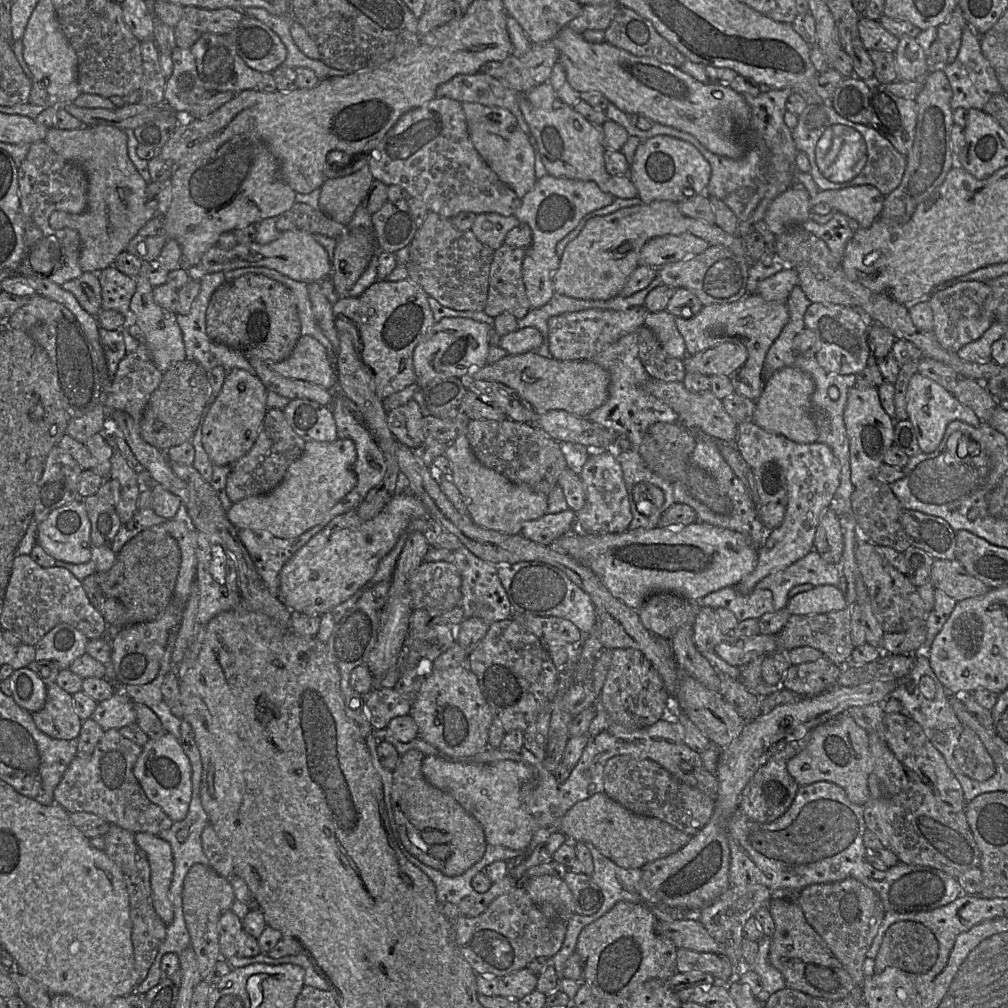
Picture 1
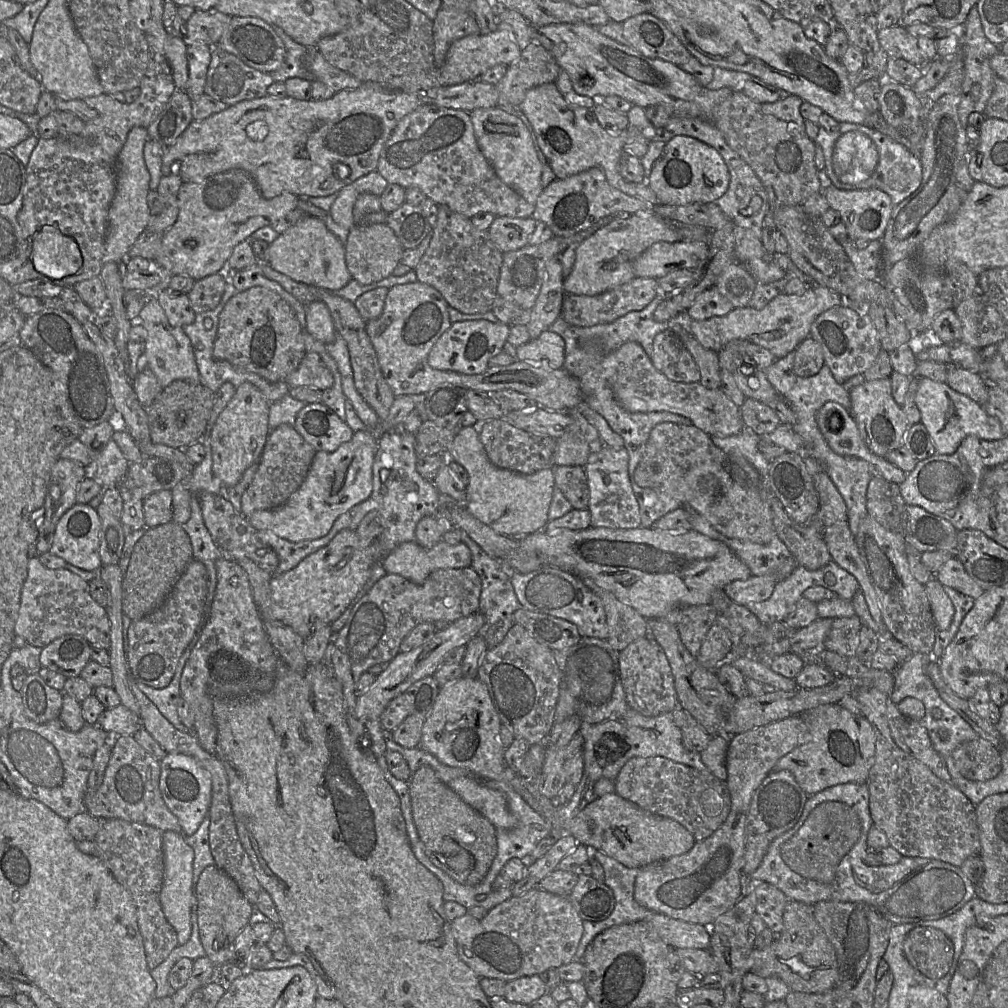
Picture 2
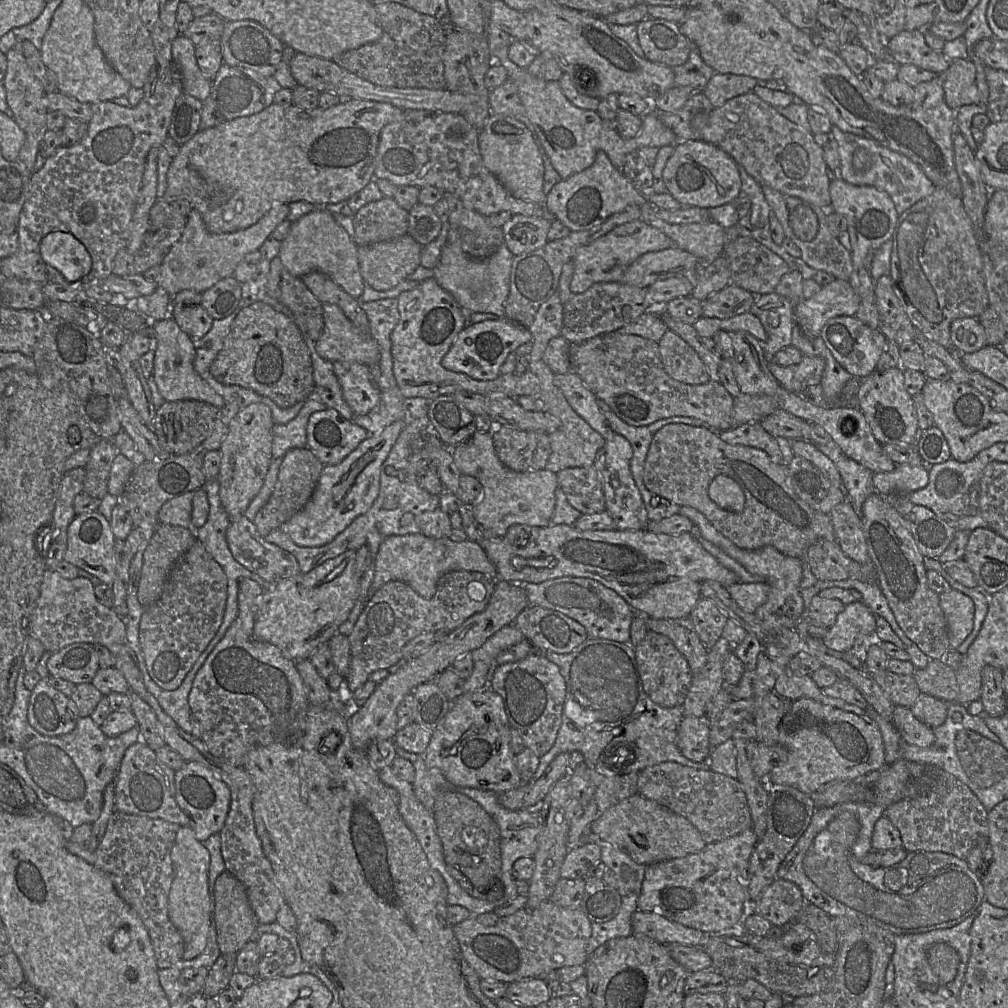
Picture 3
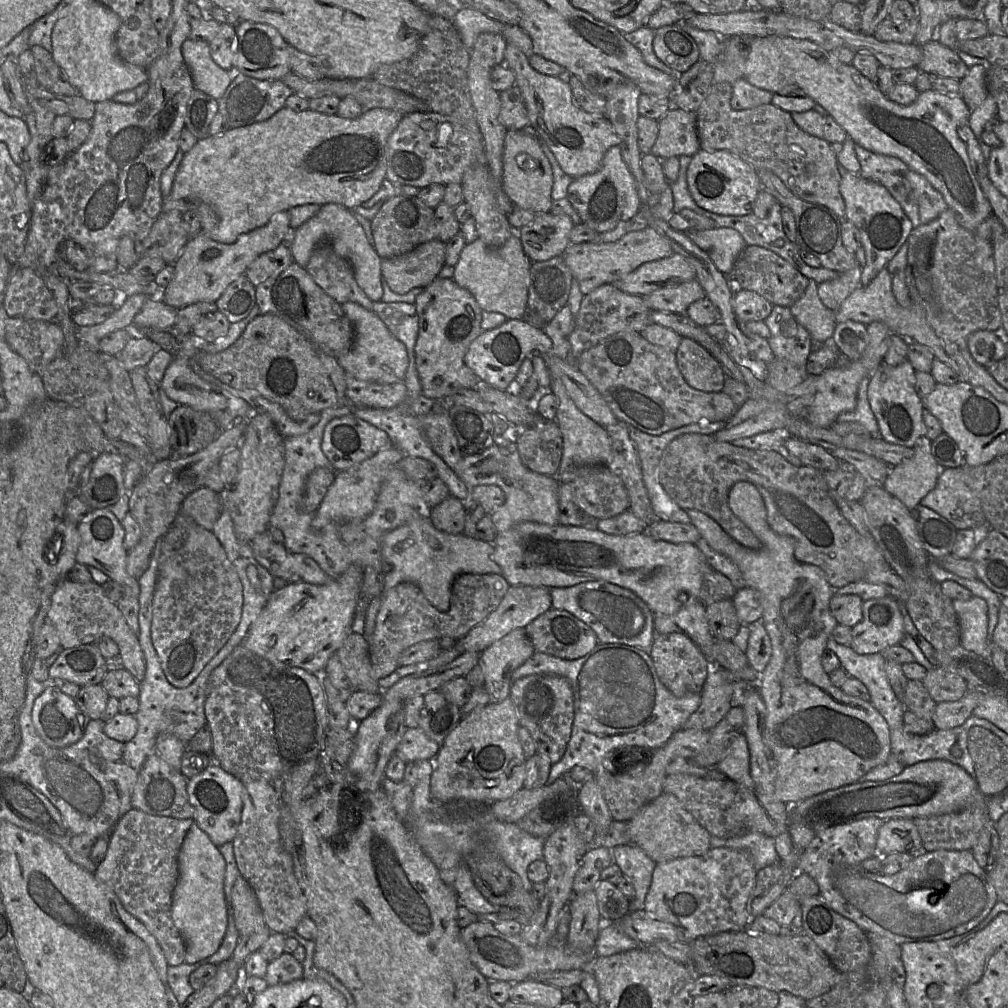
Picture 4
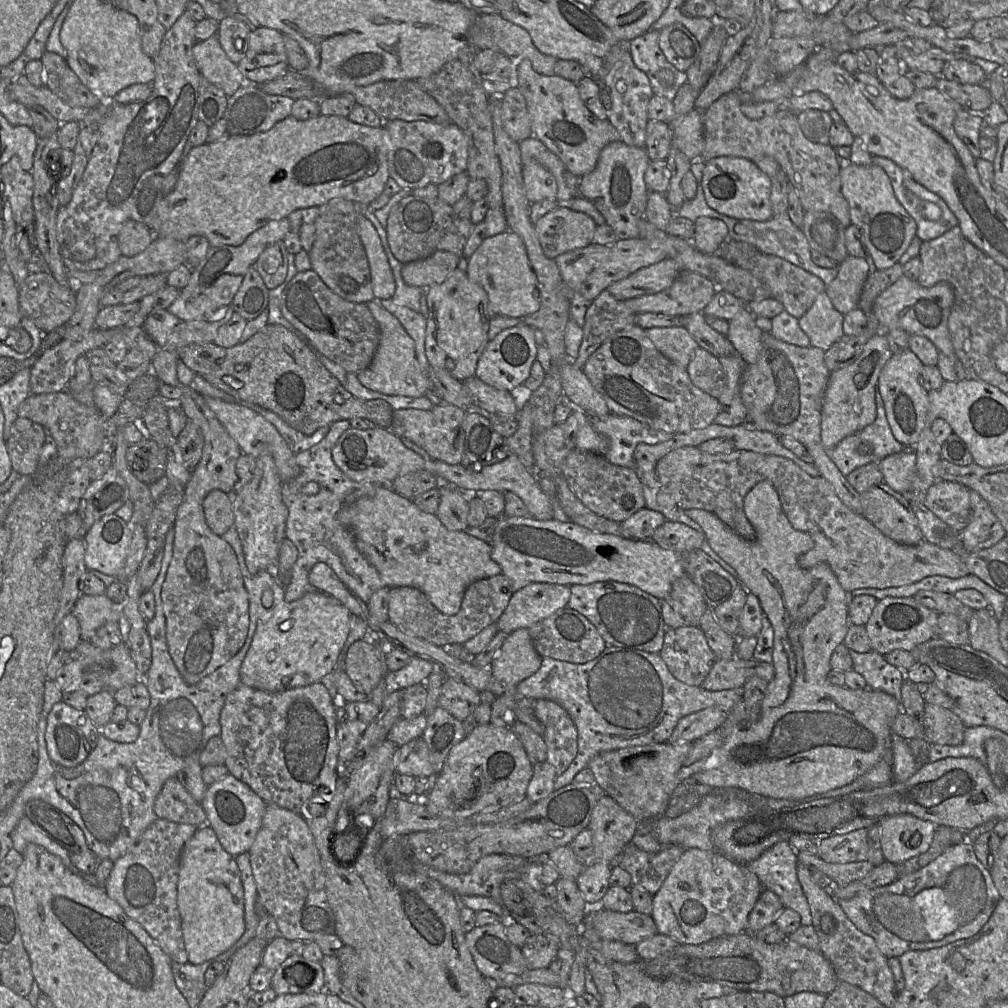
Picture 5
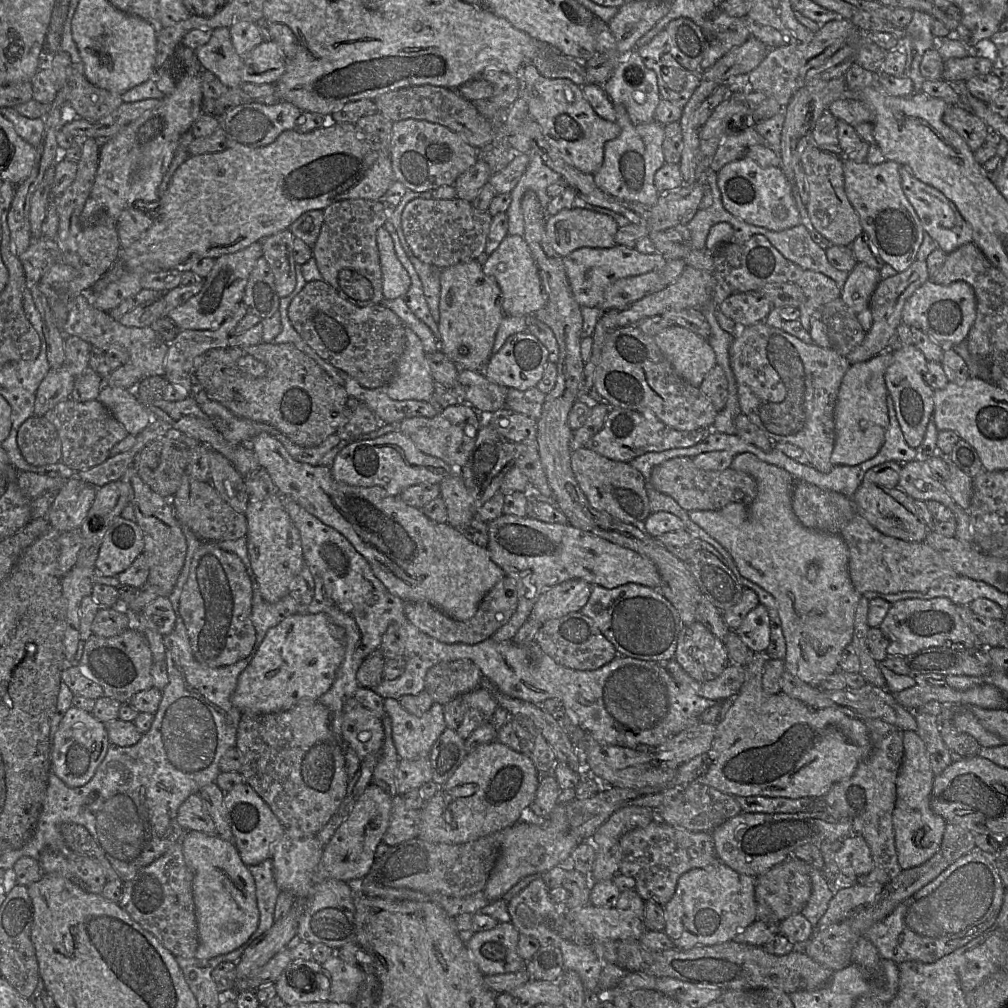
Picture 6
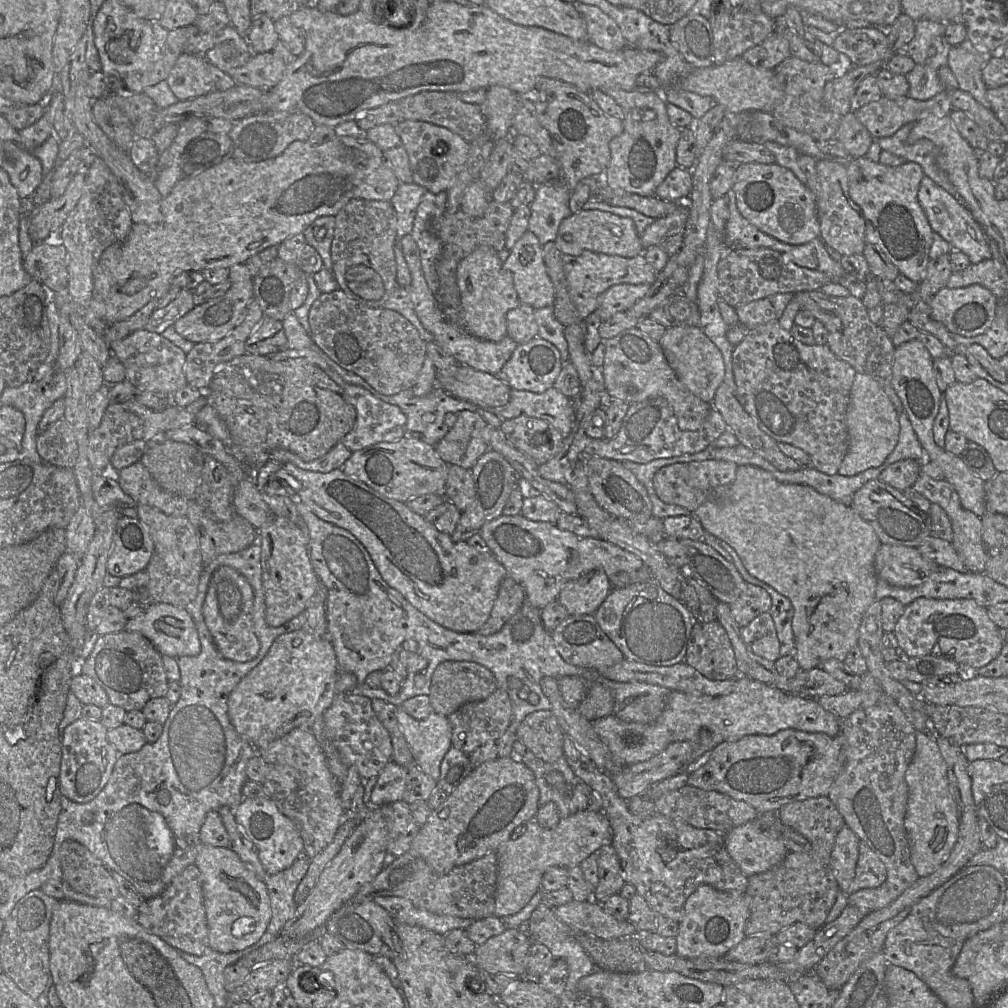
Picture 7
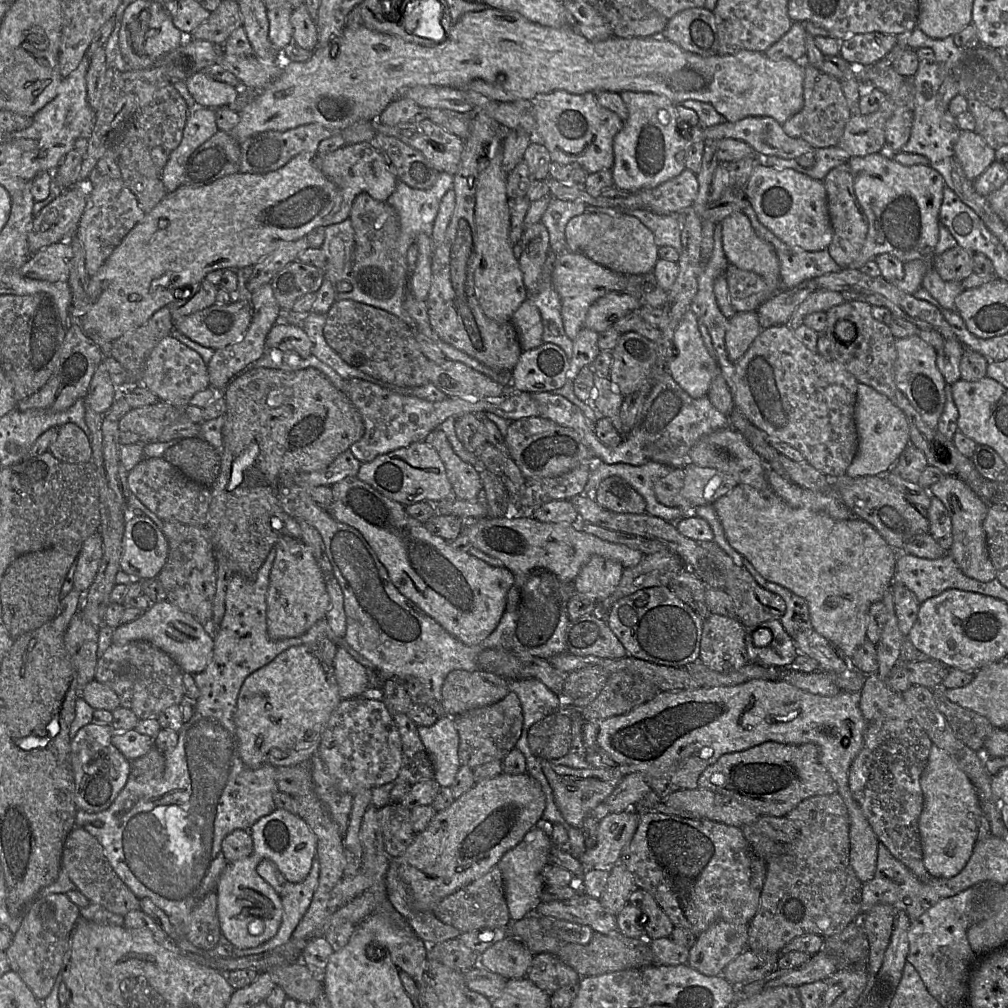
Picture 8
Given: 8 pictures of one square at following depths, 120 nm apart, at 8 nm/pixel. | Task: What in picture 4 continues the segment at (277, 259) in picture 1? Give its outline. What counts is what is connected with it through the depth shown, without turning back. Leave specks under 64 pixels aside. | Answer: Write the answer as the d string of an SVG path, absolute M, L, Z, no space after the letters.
M335 203L321 205L319 211L313 217L296 229L295 239L290 246L293 261L305 267L312 251L323 244L330 245L337 255L351 263L355 279L369 299L382 301L384 293L381 274L382 258L367 238L363 227L354 217L352 210Z

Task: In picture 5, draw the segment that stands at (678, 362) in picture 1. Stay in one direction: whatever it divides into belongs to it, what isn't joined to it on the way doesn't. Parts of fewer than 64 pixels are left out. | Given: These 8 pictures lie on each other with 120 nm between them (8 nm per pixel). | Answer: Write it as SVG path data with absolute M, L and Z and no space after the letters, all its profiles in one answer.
M697 347L686 367L691 382L703 392L719 398L726 385L726 375L719 358Z

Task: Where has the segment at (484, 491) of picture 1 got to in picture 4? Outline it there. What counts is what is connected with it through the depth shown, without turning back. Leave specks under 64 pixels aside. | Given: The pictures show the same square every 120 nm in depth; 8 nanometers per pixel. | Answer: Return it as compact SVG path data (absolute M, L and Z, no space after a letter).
M510 424L502 435L494 435L492 444L481 452L461 457L453 468L454 473L469 488L478 485L497 485L505 494L505 502L490 513L497 532L508 530L512 525L531 521L541 524L558 523L558 479L529 470L521 461L517 452L515 439L518 430Z

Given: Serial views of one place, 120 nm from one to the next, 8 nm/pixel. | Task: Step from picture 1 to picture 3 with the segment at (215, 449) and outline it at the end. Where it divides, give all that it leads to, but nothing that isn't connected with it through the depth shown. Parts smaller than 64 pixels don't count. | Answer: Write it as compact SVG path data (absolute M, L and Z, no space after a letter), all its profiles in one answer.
M252 403L235 415L219 449L221 453L219 496L231 518L244 515L251 501L260 492L272 460L272 429L274 422L270 408L263 403Z

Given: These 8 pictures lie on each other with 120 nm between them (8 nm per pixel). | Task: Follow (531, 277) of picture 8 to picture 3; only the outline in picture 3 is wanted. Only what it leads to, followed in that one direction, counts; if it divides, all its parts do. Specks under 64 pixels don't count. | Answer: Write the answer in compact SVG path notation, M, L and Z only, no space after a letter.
M446 242L440 260L434 270L438 284L455 298L461 308L478 313L491 313L505 318L505 302L510 290L510 274L514 255L503 244L486 259L475 259L466 254L460 242Z

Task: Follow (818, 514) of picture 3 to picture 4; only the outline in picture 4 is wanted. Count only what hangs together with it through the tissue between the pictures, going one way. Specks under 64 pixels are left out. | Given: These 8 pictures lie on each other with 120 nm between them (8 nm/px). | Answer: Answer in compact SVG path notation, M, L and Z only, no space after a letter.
M697 433L683 434L670 442L667 448L664 450L659 464L658 464L658 477L659 482L663 486L665 492L669 495L673 502L684 510L698 510L714 519L723 530L731 536L736 542L749 549L759 549L761 542L757 536L732 512L728 504L728 494L732 486L741 481L749 482L753 484L761 494L766 511L767 511L767 522L771 529L779 535L791 536L795 539L794 556L795 559L801 563L816 565L823 570L826 575L827 581L834 589L841 588L853 582L865 581L866 576L870 571L883 571L884 569L891 569L886 560L884 559L880 549L878 548L875 540L871 535L864 536L857 532L857 530L844 518L841 514L840 509L836 501L830 496L827 482L824 478L824 473L814 467L800 466L796 467L789 463L779 453L775 451L767 450L752 450L745 447L733 446L728 442L719 442L713 435L704 435Z

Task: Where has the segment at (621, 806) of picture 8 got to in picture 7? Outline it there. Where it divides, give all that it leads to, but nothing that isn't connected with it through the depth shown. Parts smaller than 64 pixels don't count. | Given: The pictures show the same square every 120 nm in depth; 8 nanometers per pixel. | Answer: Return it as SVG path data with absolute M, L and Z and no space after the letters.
M677 741L648 760L624 766L611 776L619 796L627 801L643 794L651 785L683 771L692 754L691 742Z

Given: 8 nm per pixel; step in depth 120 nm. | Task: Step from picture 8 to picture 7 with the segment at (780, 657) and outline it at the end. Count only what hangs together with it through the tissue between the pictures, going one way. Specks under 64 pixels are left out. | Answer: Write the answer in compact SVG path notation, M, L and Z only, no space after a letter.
M769 612L758 615L748 625L742 627L741 636L755 655L771 662L781 657L780 643Z

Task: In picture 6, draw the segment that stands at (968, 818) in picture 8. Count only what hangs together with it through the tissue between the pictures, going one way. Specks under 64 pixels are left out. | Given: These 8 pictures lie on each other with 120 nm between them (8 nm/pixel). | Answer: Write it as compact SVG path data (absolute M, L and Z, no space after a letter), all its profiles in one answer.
M905 731L903 747L904 756L896 780L897 798L892 819L898 863L904 870L925 863L939 850L947 822L930 807L935 774L924 741L917 732Z

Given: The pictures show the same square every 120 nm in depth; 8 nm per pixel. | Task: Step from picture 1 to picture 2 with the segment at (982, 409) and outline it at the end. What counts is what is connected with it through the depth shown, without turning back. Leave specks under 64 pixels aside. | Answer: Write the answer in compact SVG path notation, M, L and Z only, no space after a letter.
M949 365L947 384L954 390L984 405L988 398L989 383L979 374L958 365Z

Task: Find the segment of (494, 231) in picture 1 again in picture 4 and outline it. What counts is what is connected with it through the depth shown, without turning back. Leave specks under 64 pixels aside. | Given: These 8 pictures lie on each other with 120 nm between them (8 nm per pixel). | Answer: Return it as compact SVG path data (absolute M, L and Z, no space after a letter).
M538 213L526 226L516 230L526 256L532 261L546 261L561 256L571 245L570 232L574 227L572 219L566 214Z

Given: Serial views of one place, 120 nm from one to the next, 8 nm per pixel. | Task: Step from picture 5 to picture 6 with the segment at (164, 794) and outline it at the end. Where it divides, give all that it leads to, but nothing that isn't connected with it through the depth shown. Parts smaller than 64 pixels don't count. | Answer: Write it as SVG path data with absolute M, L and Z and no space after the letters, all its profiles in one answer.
M197 794L190 795L179 807L177 821L187 831L218 835L213 819Z

